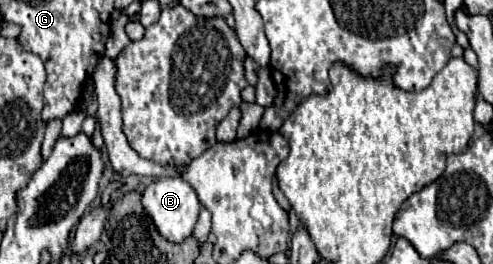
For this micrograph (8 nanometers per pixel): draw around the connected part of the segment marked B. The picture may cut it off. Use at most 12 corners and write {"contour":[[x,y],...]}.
{"contour":[[182,177],[152,181],[144,211],[160,235],[182,243],[200,211]]}

